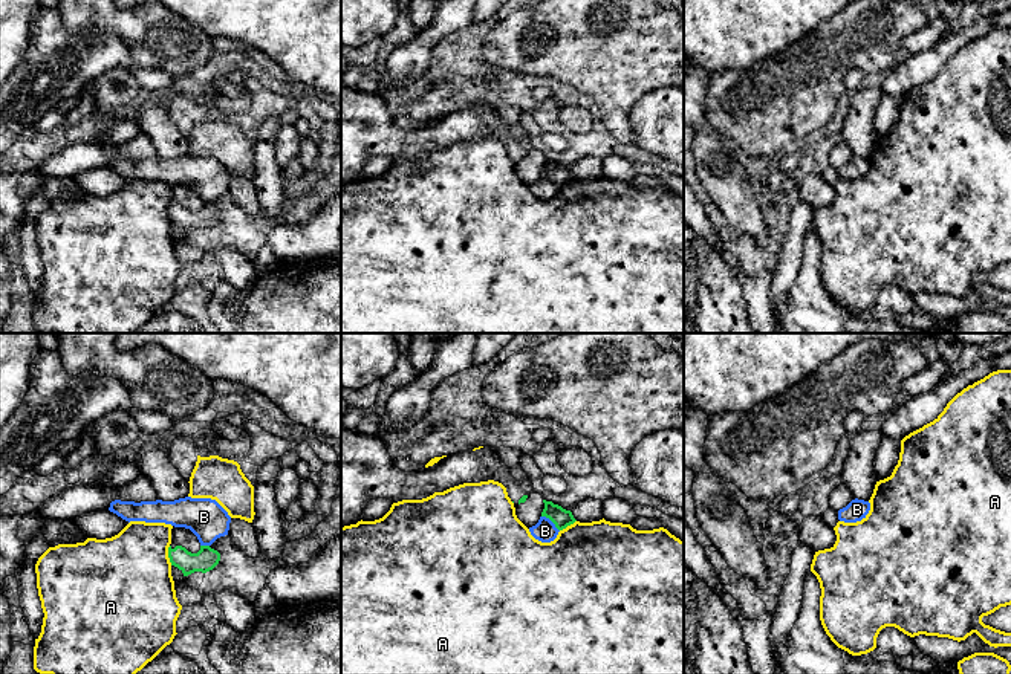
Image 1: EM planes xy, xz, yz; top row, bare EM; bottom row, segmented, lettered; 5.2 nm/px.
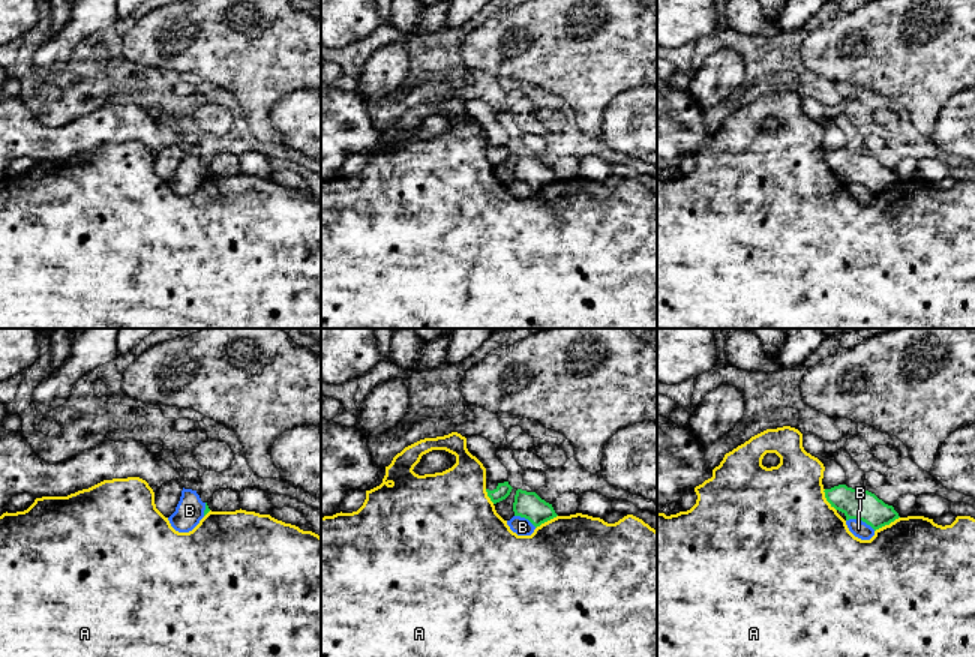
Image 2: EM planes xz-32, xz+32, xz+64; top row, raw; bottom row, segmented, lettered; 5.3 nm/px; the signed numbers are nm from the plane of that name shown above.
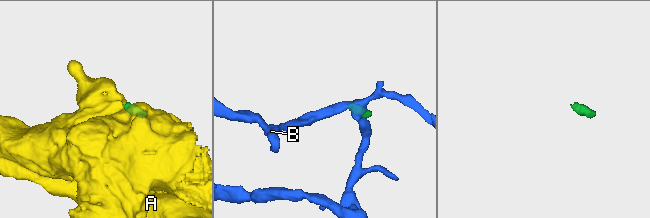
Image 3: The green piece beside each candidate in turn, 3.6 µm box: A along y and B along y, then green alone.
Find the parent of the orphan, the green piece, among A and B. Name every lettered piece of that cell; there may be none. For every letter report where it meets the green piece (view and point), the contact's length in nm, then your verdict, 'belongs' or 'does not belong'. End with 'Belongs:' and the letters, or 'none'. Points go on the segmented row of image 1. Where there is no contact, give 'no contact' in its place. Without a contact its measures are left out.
A: xy (169, 555) | 110 nm | does not belong
B: xz (551, 520) | 130 nm | does not belong
Belongs: none

